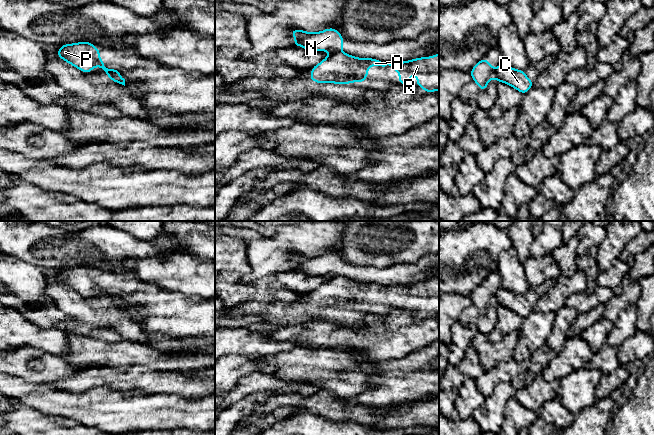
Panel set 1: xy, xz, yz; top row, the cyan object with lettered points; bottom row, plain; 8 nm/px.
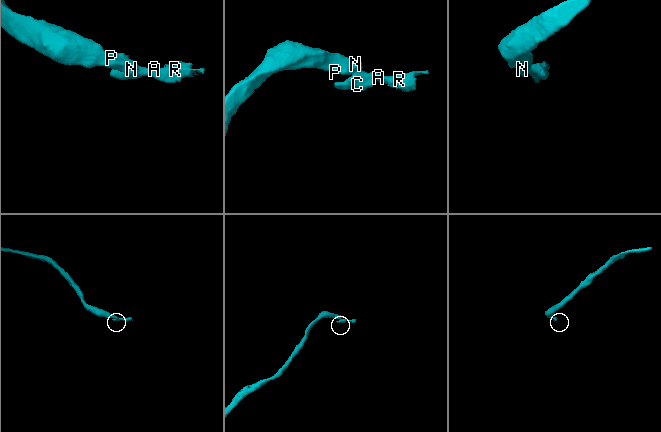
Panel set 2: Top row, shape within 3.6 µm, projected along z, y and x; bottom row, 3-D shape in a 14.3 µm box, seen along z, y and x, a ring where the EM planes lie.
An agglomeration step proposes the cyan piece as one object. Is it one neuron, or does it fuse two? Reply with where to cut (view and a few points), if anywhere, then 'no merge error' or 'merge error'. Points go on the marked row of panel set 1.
cut xy (105, 71), (112, 70), (118, 72); merge error

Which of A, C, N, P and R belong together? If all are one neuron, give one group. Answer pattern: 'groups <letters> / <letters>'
groups A C R / N P

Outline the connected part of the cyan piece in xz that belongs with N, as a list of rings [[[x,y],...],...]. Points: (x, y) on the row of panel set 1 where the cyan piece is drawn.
[[[328,28],[320,32],[295,29],[290,31],[290,34],[295,37],[293,45],[303,47],[308,52],[342,52],[344,38],[335,28]]]

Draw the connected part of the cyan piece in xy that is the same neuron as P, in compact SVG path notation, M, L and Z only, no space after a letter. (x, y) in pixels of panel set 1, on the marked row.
M91 42L64 44L57 51L57 56L84 73L90 73L97 66L104 72L108 70L119 72L117 69L105 67L104 62L100 59L99 48L94 47Z

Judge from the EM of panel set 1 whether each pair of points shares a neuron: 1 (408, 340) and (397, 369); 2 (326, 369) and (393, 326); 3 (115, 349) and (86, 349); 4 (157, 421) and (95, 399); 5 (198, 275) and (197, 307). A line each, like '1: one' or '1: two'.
1: two
2: two
3: one
4: one
5: two

